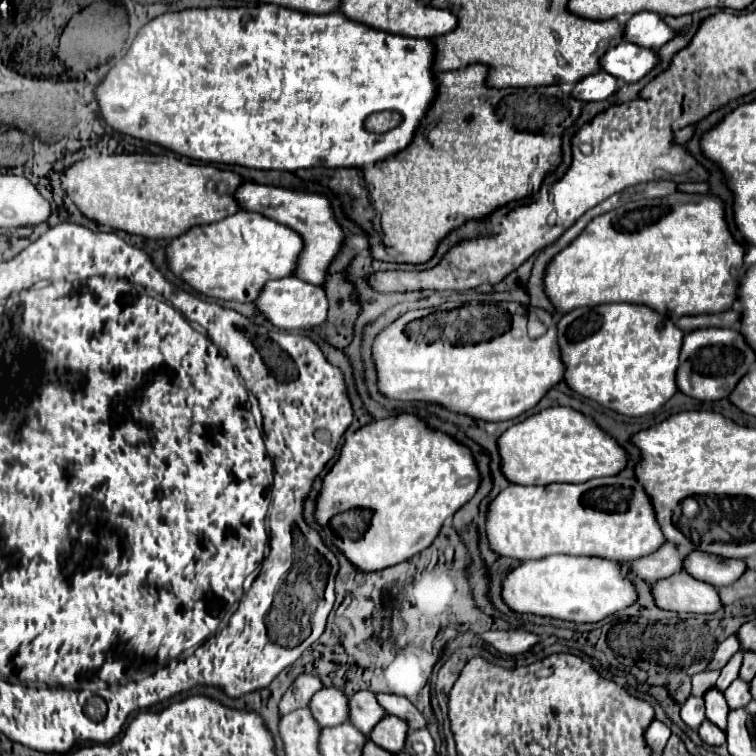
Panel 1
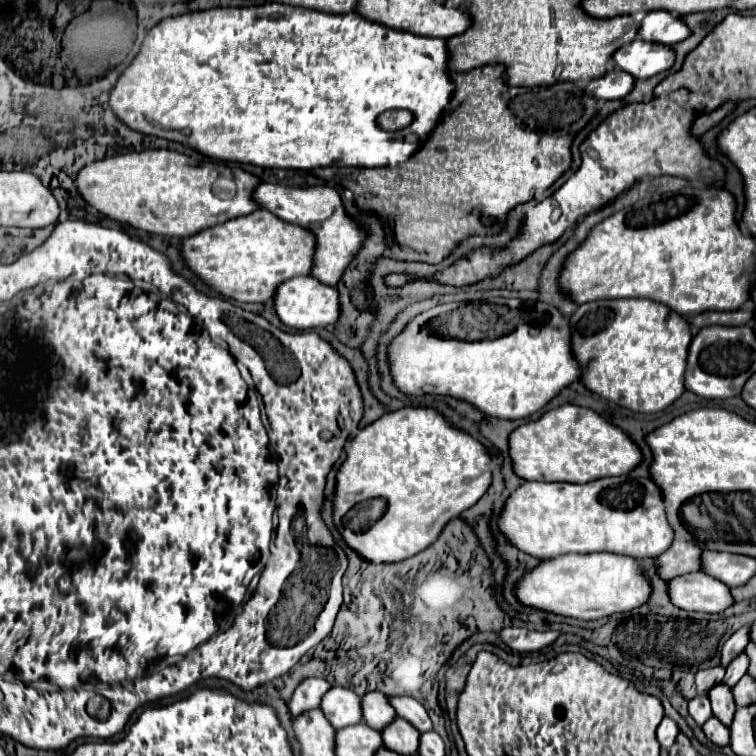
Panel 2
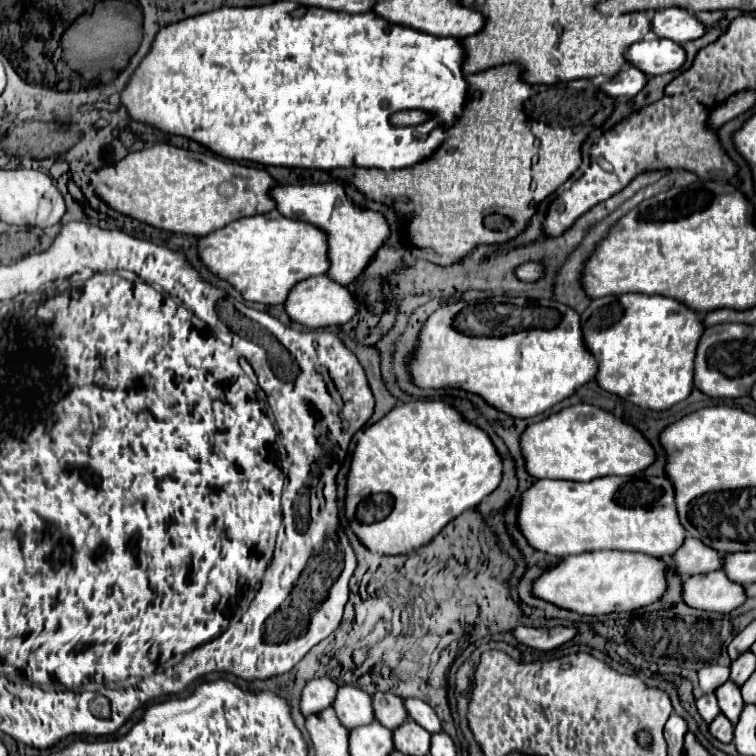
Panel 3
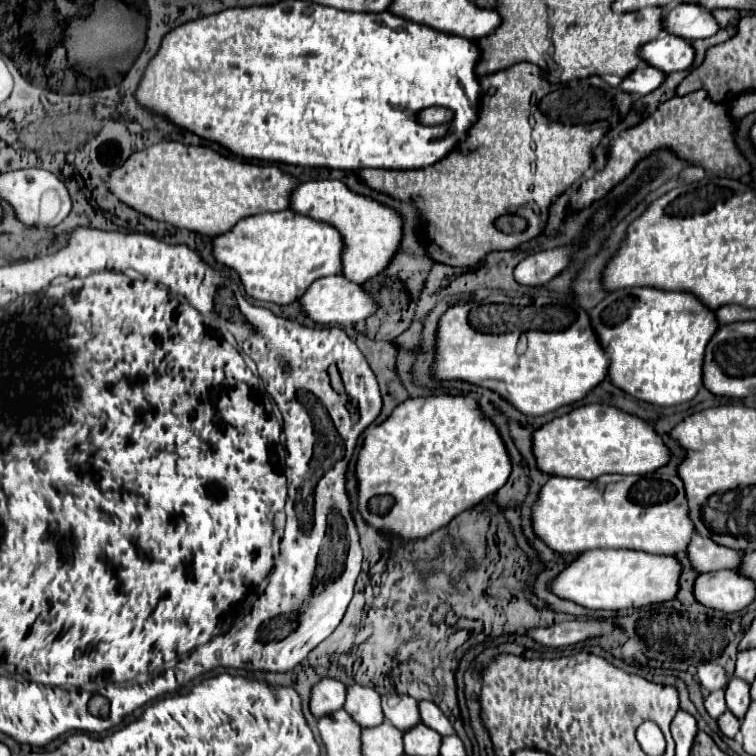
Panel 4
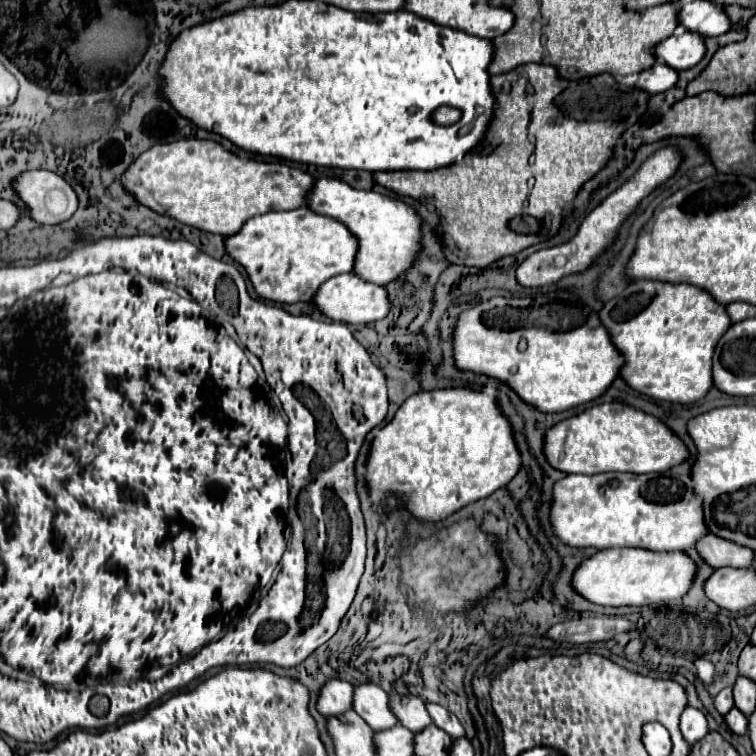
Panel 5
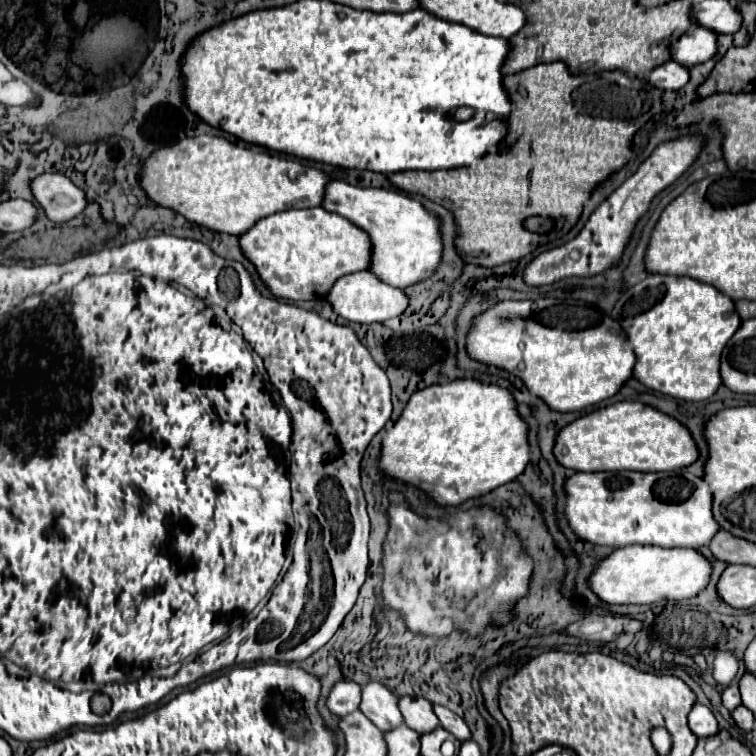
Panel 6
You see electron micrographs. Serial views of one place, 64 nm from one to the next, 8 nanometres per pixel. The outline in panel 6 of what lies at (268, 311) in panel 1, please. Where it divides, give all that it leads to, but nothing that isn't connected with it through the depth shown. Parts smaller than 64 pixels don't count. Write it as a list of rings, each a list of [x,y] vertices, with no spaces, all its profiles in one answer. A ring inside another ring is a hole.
[[[354,272],[348,276],[342,276],[334,288],[328,294],[328,300],[334,306],[334,312],[340,314],[346,320],[360,322],[360,324],[372,324],[372,322],[384,322],[394,316],[400,316],[406,312],[410,298],[402,288],[392,288],[390,284],[384,284],[376,274],[372,272]]]

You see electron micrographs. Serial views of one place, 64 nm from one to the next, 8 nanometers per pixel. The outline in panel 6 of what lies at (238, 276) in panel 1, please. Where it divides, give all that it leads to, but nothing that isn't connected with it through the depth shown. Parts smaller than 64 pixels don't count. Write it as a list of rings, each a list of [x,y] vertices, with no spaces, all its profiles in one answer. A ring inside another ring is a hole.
[[[322,206],[266,216],[240,236],[240,246],[274,296],[288,300],[328,296],[328,288],[340,276],[372,266],[372,240],[368,240],[368,234],[350,224],[348,218],[336,216],[336,212],[328,212]]]

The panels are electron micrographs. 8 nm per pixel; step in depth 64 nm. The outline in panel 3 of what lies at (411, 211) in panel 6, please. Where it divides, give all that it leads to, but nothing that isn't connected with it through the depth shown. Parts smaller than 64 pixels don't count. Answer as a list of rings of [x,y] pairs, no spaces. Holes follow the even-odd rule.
[[[338,182],[278,186],[272,190],[272,198],[276,200],[278,210],[284,216],[310,222],[328,234],[328,244],[330,244],[328,256],[332,260],[328,276],[340,284],[350,284],[358,280],[364,268],[368,268],[370,262],[376,258],[376,252],[386,244],[392,232],[384,214],[354,204],[346,196],[342,184]]]

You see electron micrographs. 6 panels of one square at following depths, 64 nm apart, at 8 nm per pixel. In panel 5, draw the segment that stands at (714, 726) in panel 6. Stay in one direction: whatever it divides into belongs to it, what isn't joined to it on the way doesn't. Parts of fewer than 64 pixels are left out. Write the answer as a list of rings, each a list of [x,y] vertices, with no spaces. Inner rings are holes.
[[[686,708],[682,718],[680,718],[680,730],[684,734],[684,738],[688,740],[688,744],[696,744],[696,740],[702,740],[708,732],[710,732],[710,726],[708,726],[708,716],[704,710],[698,710],[698,708]]]

